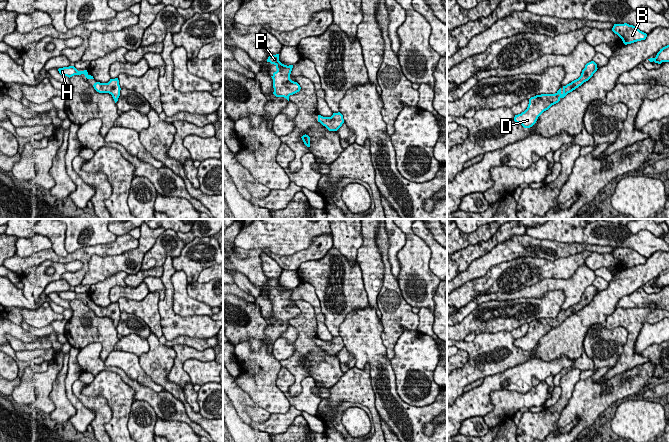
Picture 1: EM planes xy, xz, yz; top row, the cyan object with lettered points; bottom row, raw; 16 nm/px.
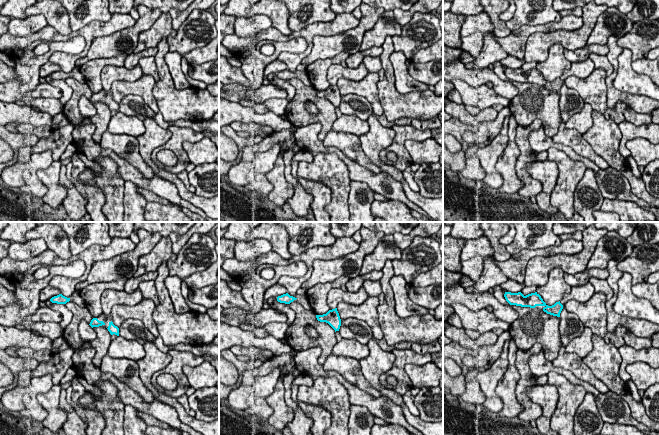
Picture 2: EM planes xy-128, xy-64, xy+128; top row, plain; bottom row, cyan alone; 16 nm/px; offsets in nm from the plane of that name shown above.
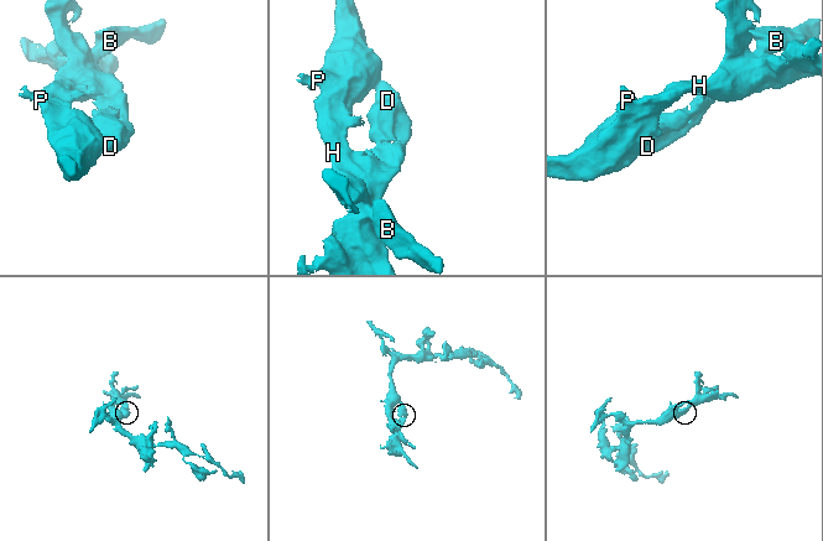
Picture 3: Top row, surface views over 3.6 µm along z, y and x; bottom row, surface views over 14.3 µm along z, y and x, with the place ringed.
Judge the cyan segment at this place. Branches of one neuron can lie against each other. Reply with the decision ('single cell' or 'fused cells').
single cell

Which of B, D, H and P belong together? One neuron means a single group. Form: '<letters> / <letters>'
B D H P

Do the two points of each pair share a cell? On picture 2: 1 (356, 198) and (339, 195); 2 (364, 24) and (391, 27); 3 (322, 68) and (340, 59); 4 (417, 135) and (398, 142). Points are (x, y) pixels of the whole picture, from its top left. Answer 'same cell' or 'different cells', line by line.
1: different cells
2: different cells
3: same cell
4: same cell

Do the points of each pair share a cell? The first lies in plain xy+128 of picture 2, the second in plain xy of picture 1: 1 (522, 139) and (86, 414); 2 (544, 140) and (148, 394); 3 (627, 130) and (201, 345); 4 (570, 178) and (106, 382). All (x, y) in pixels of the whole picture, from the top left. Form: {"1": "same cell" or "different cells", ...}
{"1": "same cell", "2": "same cell", "3": "different cells", "4": "same cell"}

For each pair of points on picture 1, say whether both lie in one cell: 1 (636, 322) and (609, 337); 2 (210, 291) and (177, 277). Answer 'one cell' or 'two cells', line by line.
1: two cells
2: two cells

